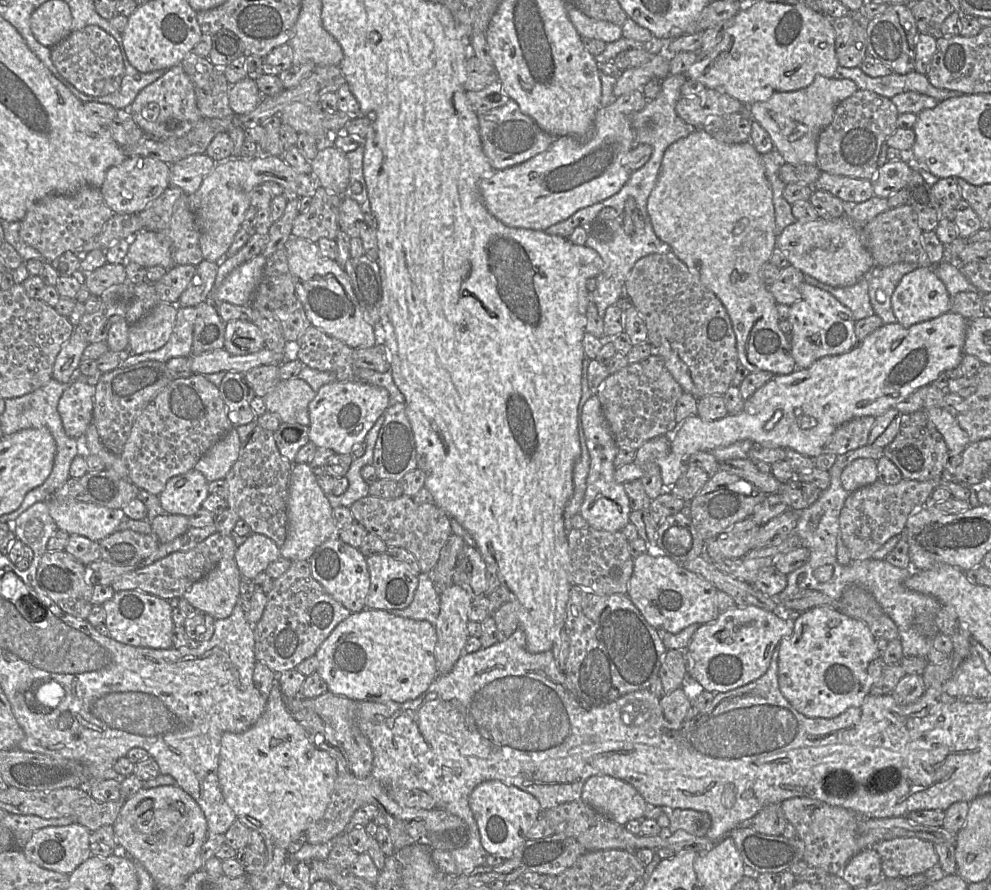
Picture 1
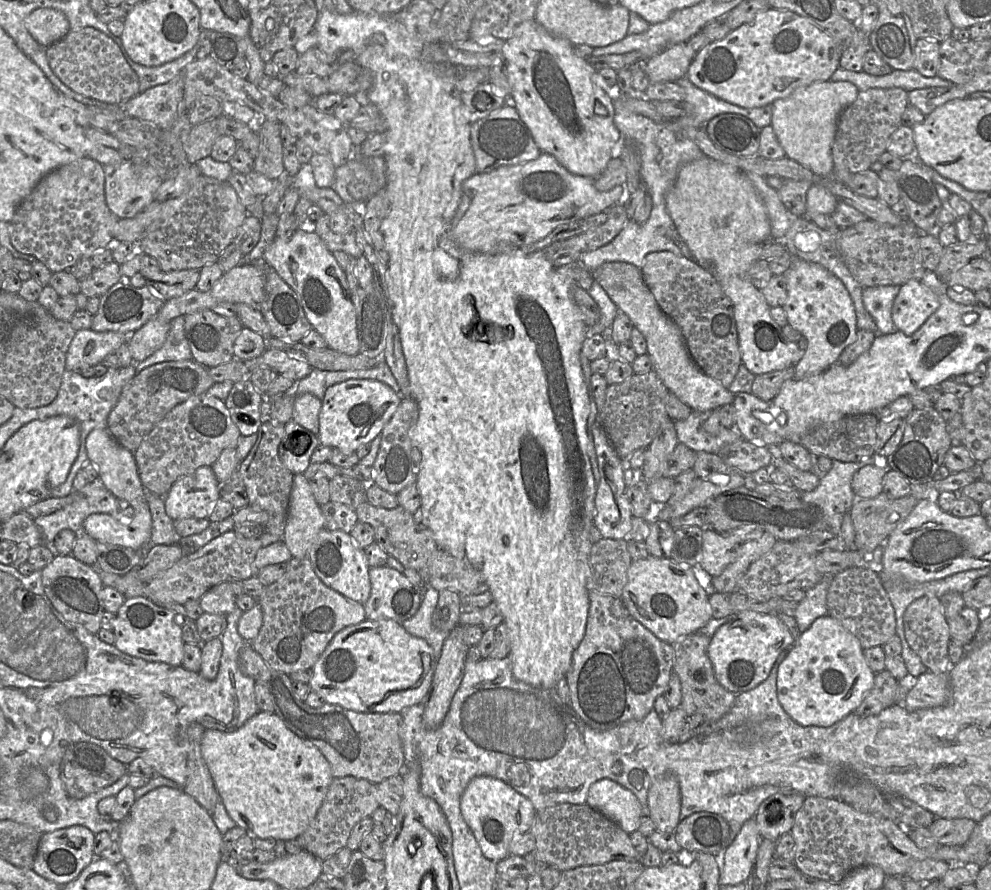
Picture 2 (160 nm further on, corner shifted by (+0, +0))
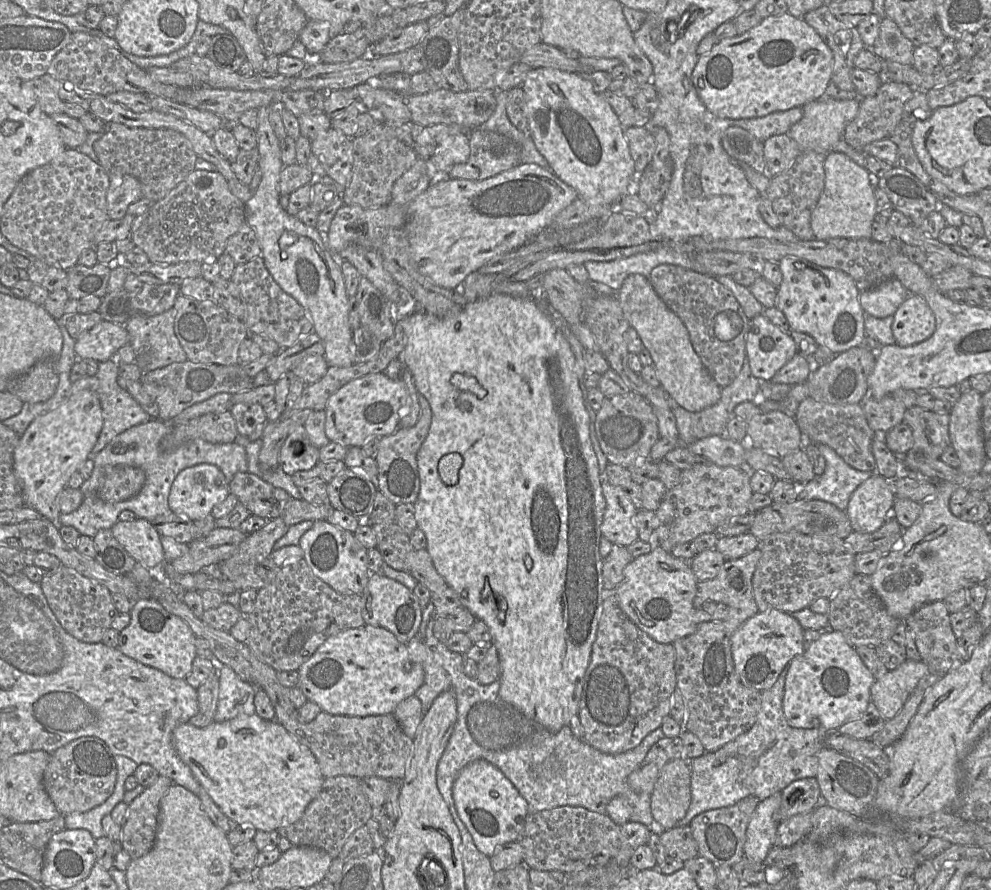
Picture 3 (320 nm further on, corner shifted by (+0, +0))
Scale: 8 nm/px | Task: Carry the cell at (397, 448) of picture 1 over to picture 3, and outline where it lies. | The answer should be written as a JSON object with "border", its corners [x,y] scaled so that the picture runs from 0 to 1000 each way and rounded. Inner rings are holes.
{"border":[[[423,443],[423,455],[424,465],[421,475],[414,481],[402,480],[397,488],[383,492],[378,512],[381,524],[381,551],[400,567],[405,565],[418,566],[424,552],[421,509],[432,489],[436,462],[433,452],[425,443]]]}

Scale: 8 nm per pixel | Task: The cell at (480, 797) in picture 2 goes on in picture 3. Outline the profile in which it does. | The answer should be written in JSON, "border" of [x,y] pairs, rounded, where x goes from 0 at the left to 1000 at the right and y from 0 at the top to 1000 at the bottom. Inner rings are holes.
{"border":[[[487,853],[473,857],[461,871],[456,893],[464,921],[485,958],[494,964],[510,948],[523,945],[534,915],[533,901],[501,861]]]}

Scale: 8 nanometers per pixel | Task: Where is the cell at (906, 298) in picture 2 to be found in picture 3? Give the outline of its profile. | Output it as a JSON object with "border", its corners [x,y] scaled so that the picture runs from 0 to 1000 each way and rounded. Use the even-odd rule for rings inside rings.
{"border":[[[918,329],[901,355],[900,373],[909,390],[931,384],[943,373],[943,354],[927,331]]]}

